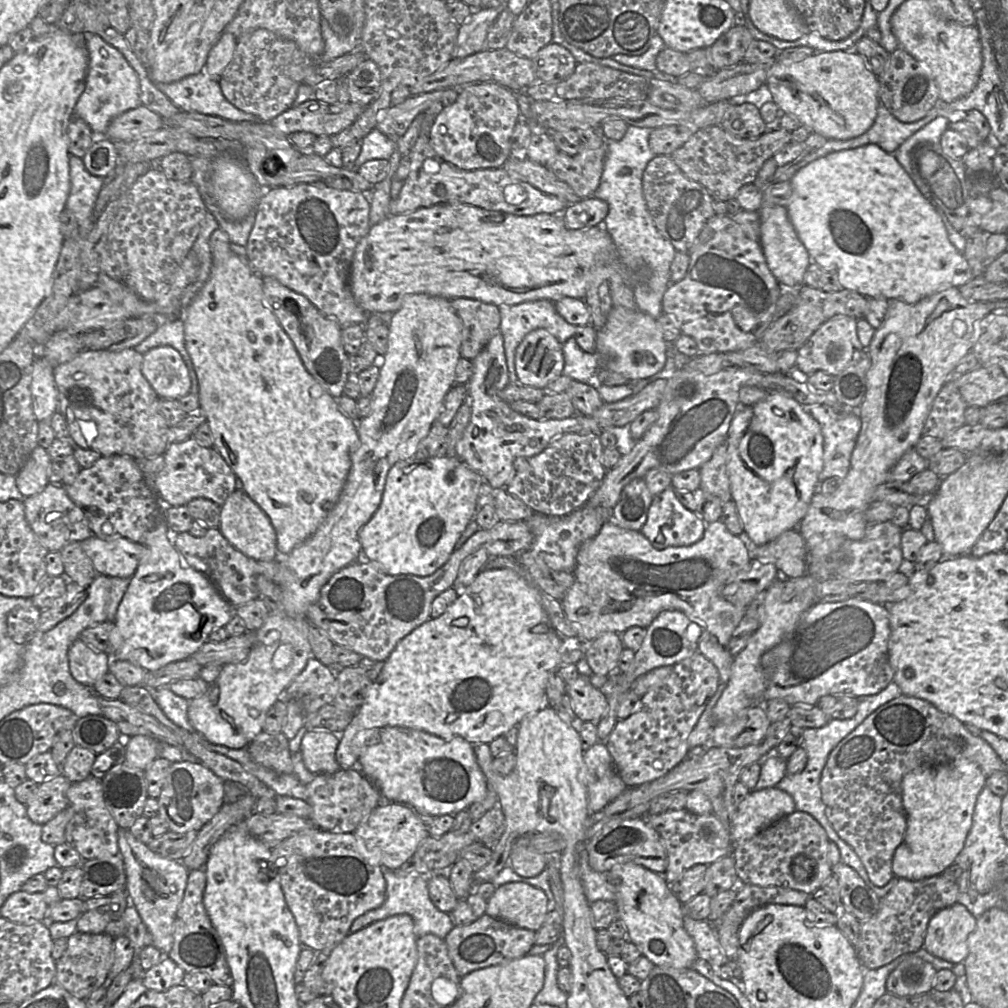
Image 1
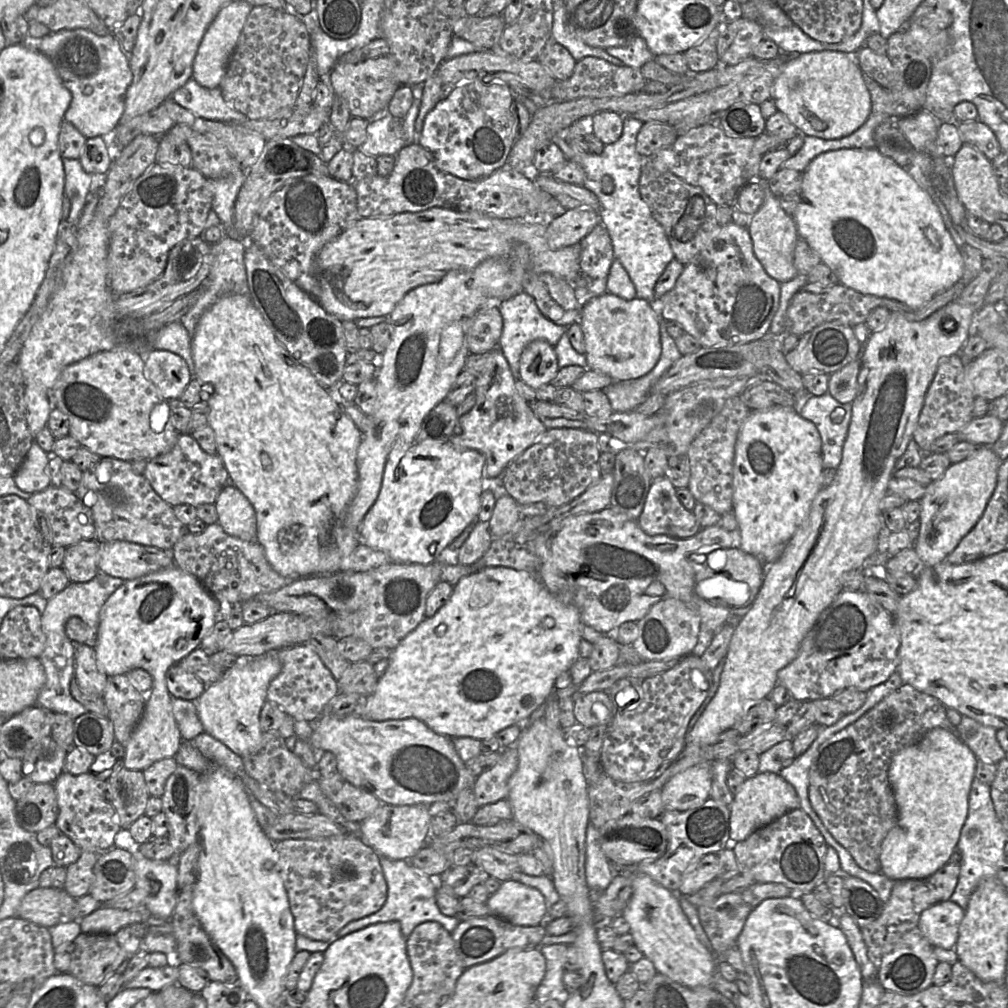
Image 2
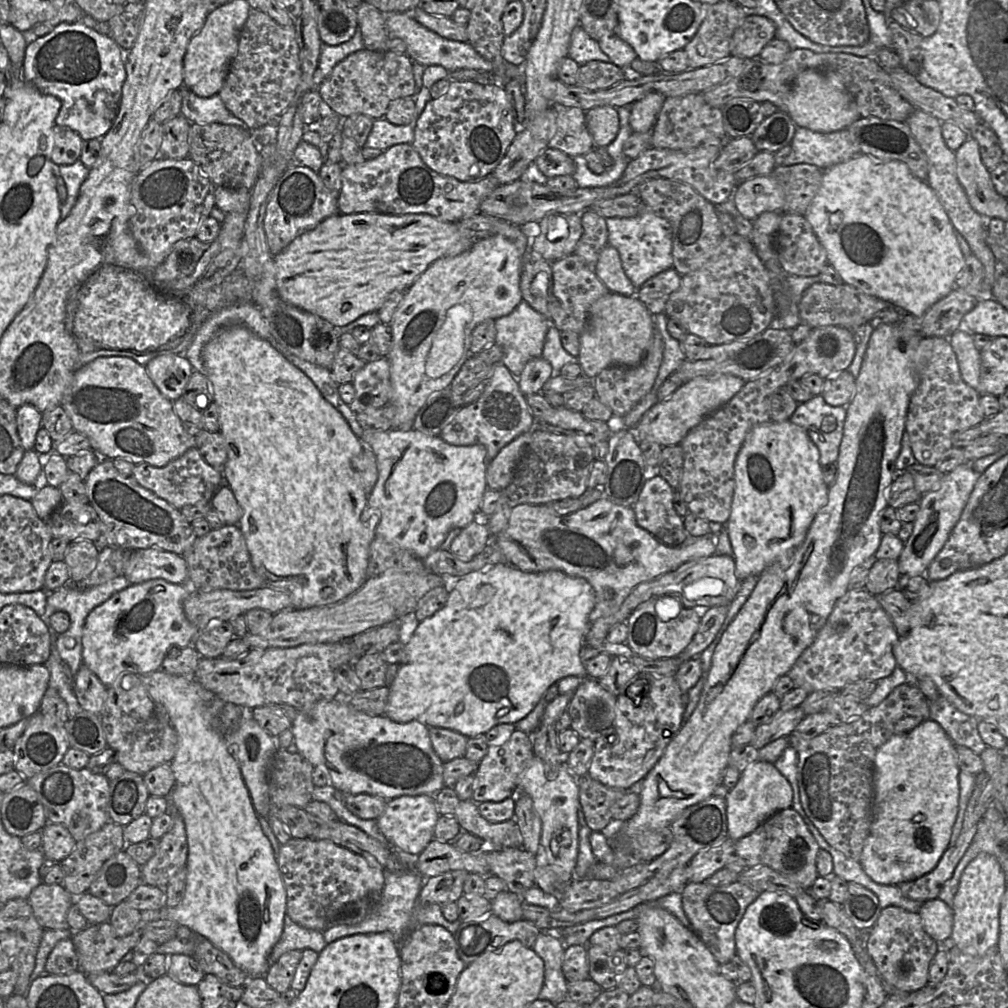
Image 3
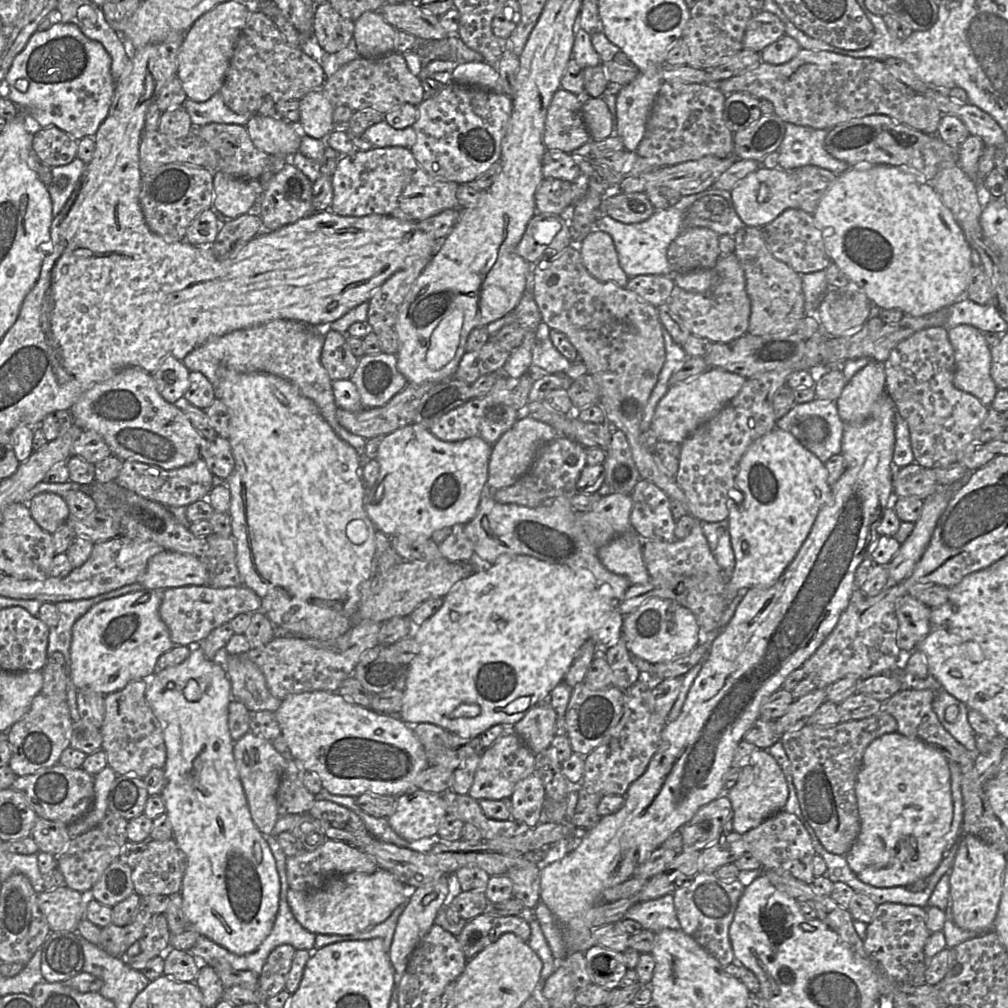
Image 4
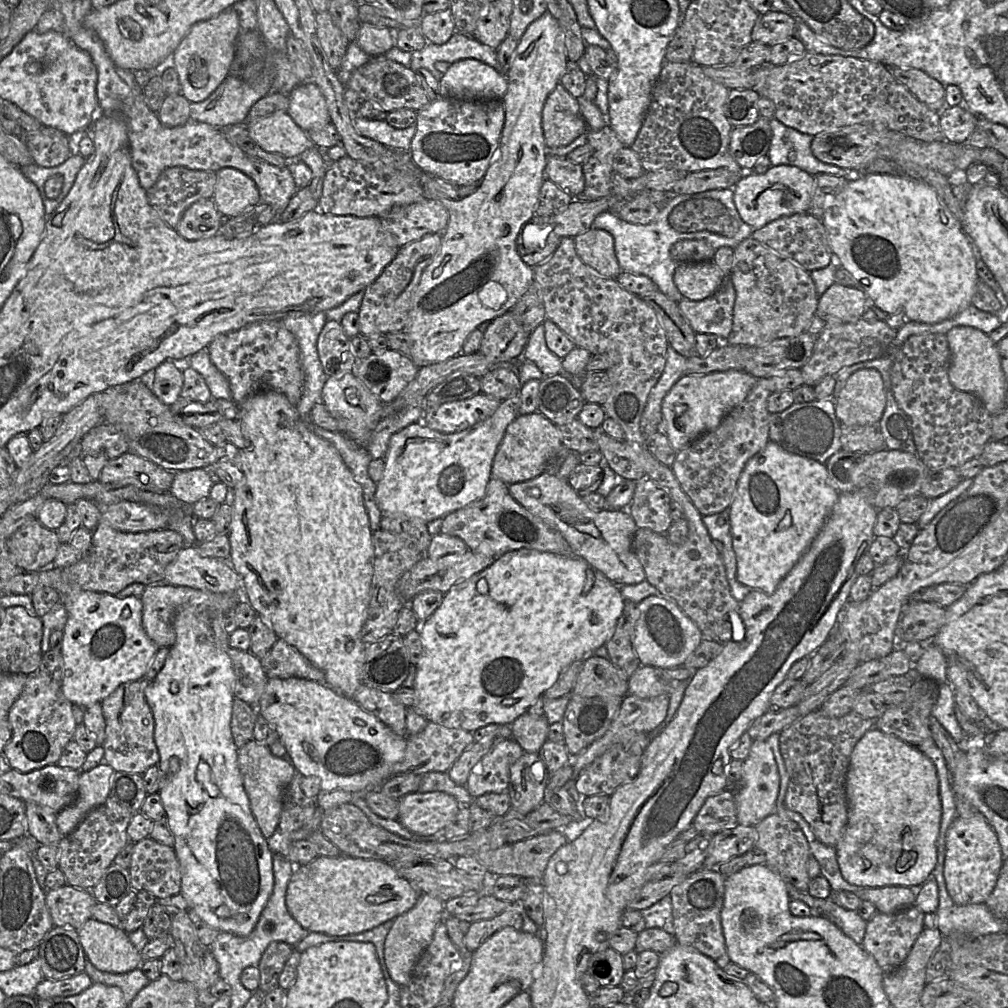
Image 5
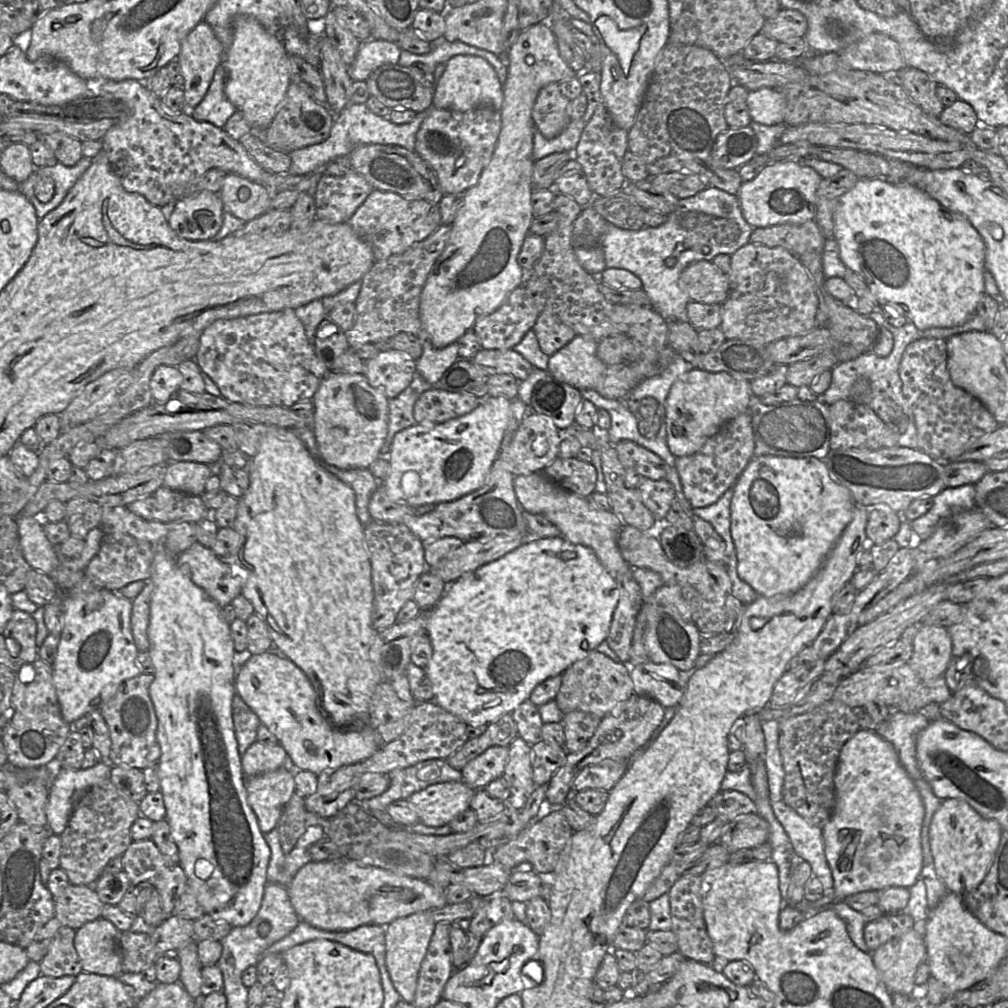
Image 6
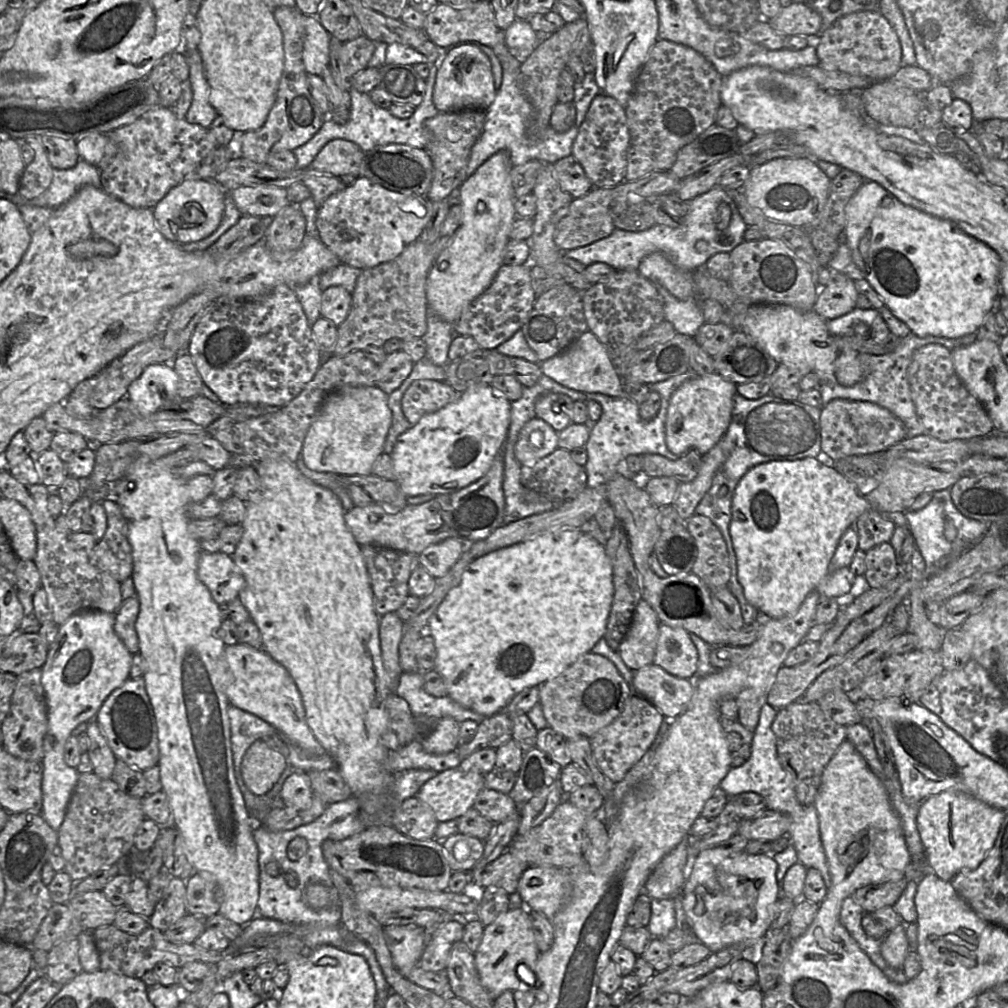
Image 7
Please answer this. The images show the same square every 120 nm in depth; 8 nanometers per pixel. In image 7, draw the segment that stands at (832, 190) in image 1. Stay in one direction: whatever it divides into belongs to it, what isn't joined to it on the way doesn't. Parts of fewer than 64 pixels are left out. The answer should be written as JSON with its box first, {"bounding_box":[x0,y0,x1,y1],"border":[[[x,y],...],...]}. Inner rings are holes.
{"bounding_box":[844,181,1001,338],"border":[[[865,181],[864,184],[851,197],[845,207],[846,226],[844,229],[844,242],[851,250],[852,259],[869,282],[873,289],[882,298],[885,306],[892,314],[903,321],[918,337],[936,336],[945,338],[960,338],[978,330],[985,316],[995,310],[1000,295],[999,274],[1001,258],[998,253],[984,242],[968,235],[954,222],[942,219],[909,205],[903,204],[897,197],[875,181]]]}

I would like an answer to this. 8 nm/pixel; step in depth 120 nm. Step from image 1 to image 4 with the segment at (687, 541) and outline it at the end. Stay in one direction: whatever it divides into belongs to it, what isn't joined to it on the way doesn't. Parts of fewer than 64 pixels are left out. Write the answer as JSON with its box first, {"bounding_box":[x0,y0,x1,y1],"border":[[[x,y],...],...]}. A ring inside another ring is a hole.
{"bounding_box":[630,478,677,540],"border":[[[641,478],[632,491],[631,497],[633,500],[630,515],[631,524],[642,539],[677,540],[675,538],[677,521],[670,508],[671,498],[662,489],[653,482]]]}

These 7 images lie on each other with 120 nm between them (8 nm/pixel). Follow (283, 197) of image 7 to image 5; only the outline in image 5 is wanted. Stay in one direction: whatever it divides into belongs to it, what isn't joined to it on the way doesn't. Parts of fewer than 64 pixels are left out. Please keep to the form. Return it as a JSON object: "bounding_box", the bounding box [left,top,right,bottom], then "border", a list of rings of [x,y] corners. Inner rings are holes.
{"bounding_box":[212,168,261,218],"border":[[[234,168],[216,172],[212,199],[223,218],[237,217],[261,201],[254,181]]]}

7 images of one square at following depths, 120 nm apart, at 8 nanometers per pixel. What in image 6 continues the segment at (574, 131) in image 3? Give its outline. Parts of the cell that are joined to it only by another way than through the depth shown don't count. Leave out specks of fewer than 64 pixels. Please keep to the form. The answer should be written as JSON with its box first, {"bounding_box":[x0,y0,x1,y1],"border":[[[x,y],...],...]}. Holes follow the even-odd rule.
{"bounding_box":[532,82,570,139],"border":[[[552,82],[538,93],[532,108],[536,128],[547,139],[561,134],[570,123],[567,114],[568,100],[560,91],[559,83]]]}

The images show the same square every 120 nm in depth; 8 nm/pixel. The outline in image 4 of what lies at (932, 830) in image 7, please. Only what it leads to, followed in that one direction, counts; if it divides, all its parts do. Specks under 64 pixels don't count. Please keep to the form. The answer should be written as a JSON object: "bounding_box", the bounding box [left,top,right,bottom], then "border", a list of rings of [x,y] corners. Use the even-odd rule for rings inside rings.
{"bounding_box":[950,834,1006,935],"border":[[[961,834],[959,847],[950,870],[951,913],[961,929],[981,935],[993,931],[1002,895],[1006,857],[972,834]]]}

